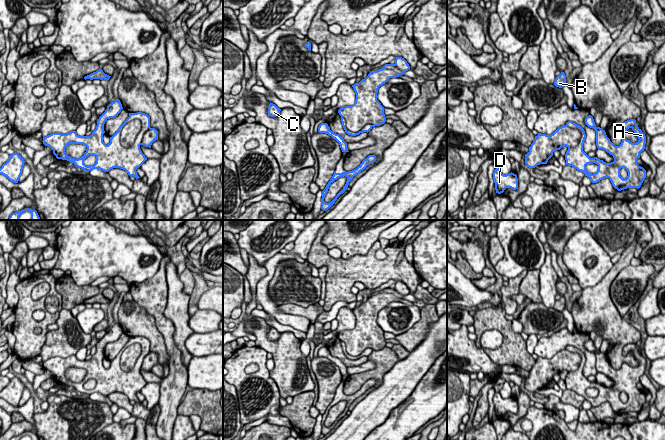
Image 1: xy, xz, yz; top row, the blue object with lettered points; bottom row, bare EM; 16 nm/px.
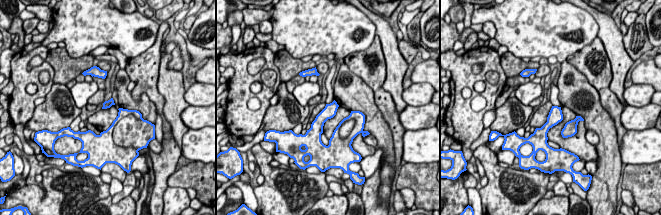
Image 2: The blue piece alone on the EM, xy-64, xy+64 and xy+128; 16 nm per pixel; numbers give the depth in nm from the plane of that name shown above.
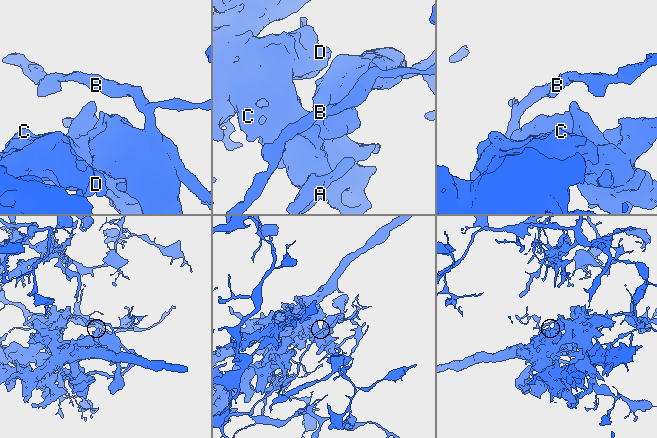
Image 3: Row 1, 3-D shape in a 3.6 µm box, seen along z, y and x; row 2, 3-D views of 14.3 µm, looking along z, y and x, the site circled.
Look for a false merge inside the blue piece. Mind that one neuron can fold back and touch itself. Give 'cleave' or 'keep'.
cleave

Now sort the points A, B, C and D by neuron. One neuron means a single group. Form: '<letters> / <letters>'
A C D / B

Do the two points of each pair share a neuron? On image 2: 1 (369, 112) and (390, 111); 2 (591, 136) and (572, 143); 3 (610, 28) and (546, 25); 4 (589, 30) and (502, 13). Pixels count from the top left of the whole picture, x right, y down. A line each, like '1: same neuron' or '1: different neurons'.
1: different neurons
2: different neurons
3: different neurons
4: same neuron

